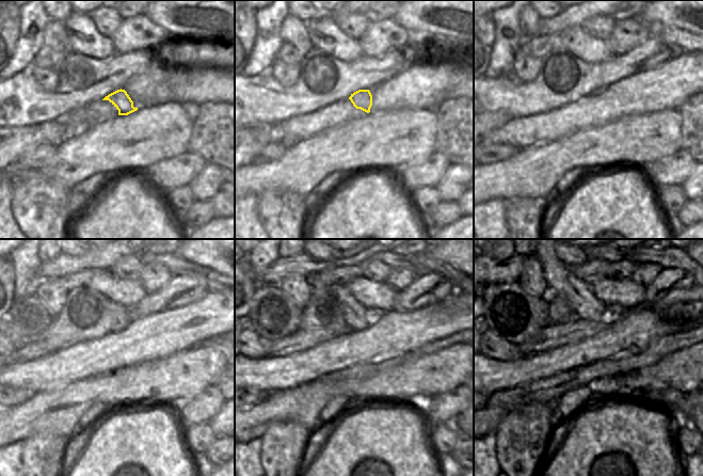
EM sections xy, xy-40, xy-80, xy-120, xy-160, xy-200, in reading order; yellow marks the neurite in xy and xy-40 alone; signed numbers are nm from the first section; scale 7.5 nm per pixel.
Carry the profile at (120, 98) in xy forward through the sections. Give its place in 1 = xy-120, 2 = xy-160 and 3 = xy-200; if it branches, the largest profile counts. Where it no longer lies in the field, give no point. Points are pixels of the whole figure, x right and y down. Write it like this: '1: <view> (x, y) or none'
1: xy-120 (121, 319)
2: xy-160 (356, 316)
3: xy-200 (560, 280)

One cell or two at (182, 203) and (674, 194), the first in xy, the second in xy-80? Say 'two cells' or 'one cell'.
one cell

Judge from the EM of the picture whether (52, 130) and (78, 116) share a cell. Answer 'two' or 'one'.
two

